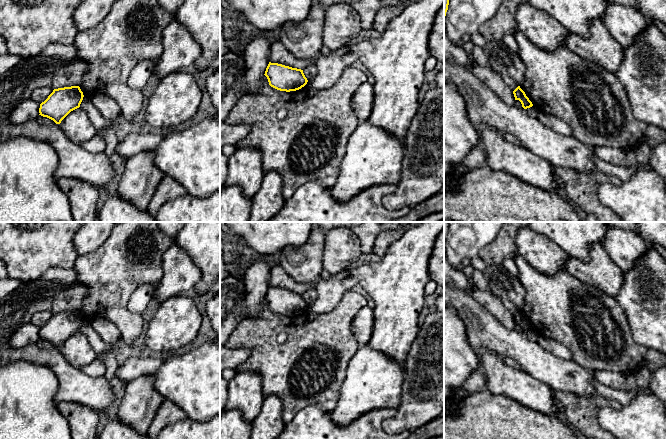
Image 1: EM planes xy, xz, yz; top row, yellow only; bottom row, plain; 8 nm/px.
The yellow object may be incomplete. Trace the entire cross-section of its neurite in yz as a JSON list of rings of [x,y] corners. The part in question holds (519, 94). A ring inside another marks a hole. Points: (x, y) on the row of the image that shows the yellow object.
[[[518,86],[514,91],[513,91],[515,100],[519,100],[522,104],[522,107],[524,109],[530,108],[533,106],[532,102],[529,100],[529,98],[526,96],[525,92]]]

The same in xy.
[[[79,86],[54,89],[48,98],[40,104],[39,115],[60,124],[71,111],[80,107],[83,97]]]

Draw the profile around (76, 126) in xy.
[[[79,107],[71,111],[60,123],[64,135],[72,142],[82,145],[97,134],[96,128],[90,122],[87,112]]]

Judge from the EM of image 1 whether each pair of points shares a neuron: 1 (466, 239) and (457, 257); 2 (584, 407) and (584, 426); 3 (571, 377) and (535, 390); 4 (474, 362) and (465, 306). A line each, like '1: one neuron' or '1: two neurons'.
1: one neuron
2: one neuron
3: two neurons
4: two neurons

